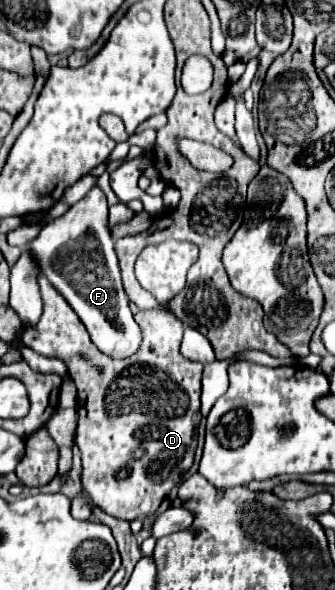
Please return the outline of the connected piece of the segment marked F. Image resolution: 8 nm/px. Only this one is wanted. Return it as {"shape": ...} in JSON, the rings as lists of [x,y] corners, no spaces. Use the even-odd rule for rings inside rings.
{"shape":[[[99,185],[91,187],[91,191],[69,207],[63,217],[49,221],[27,247],[35,255],[43,275],[87,327],[99,351],[113,359],[125,359],[139,351],[141,329],[133,319],[129,299],[121,285],[119,263],[107,229],[107,197]]]}

